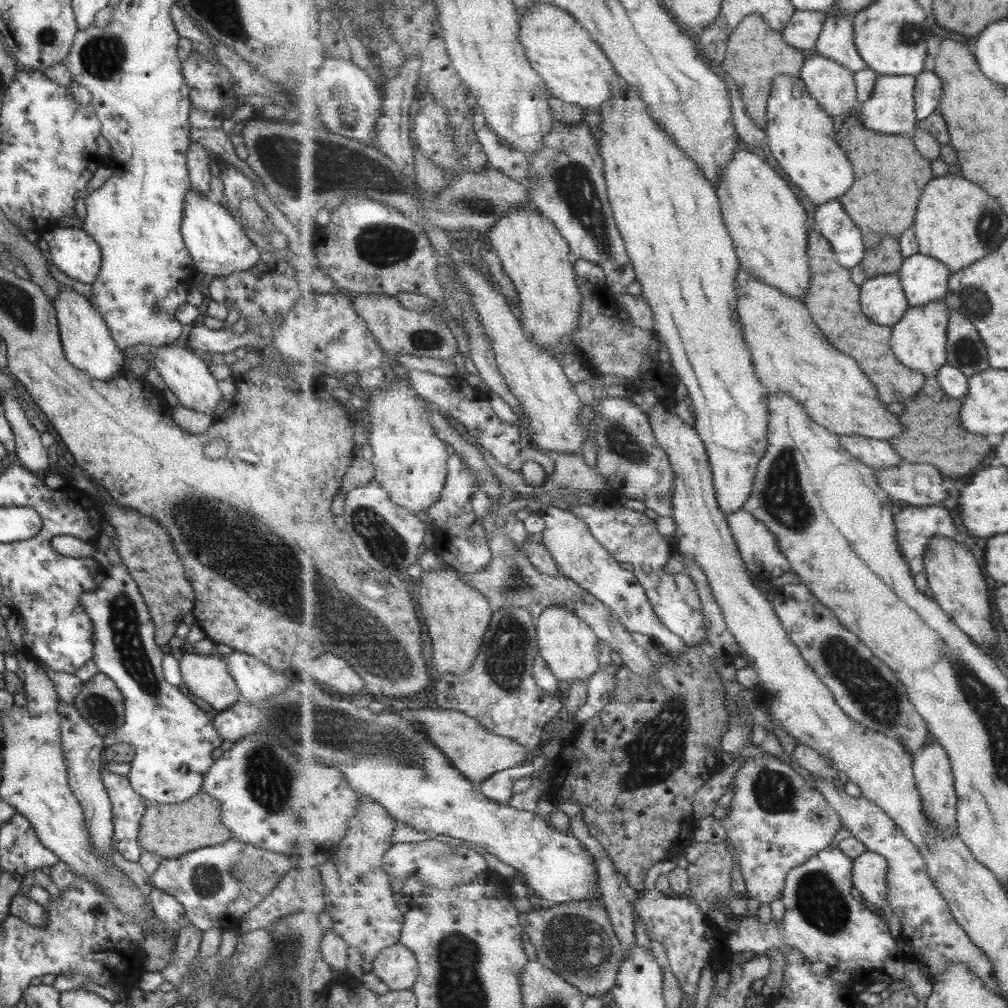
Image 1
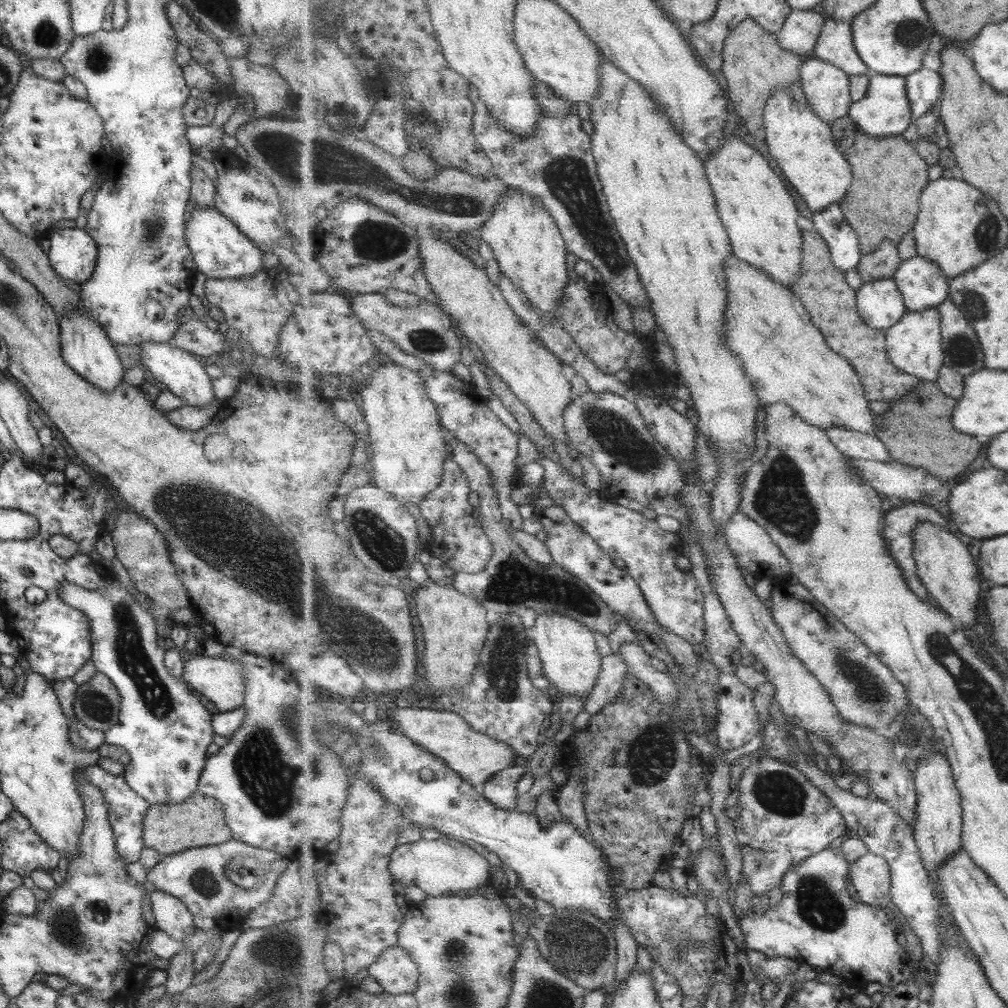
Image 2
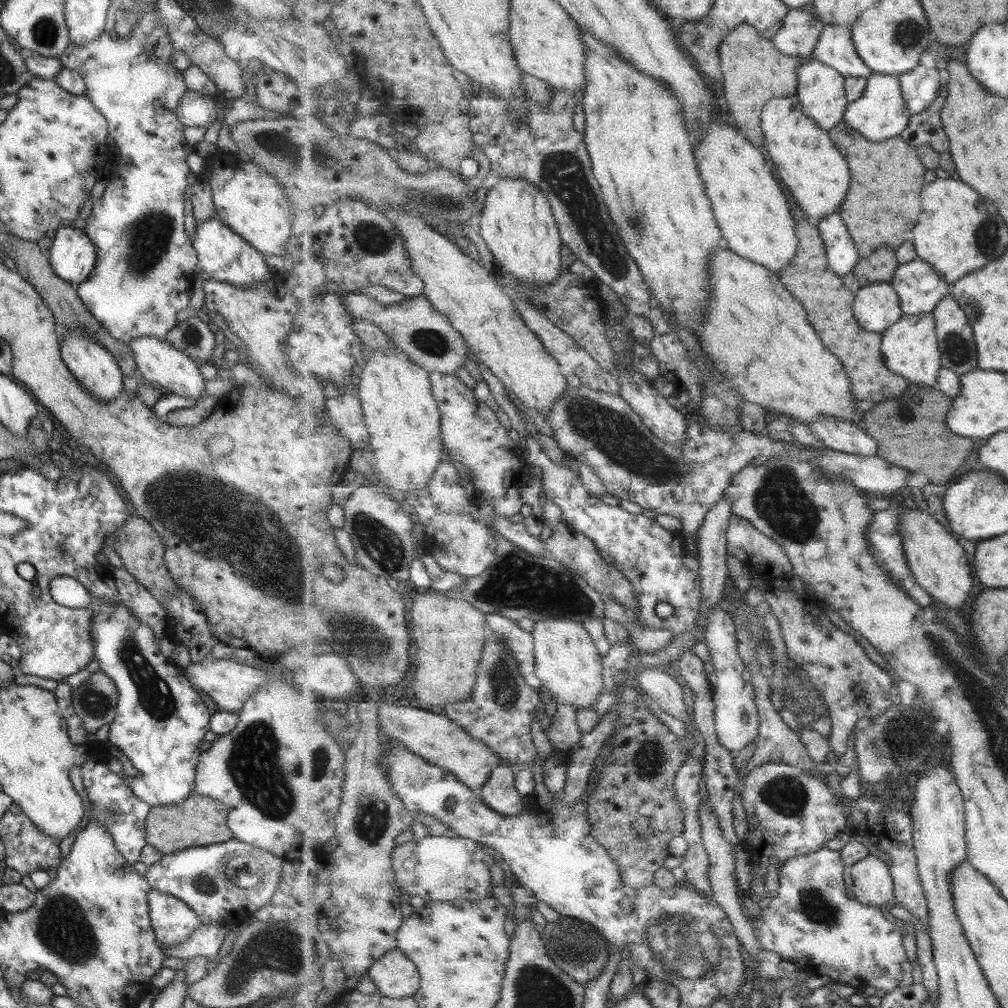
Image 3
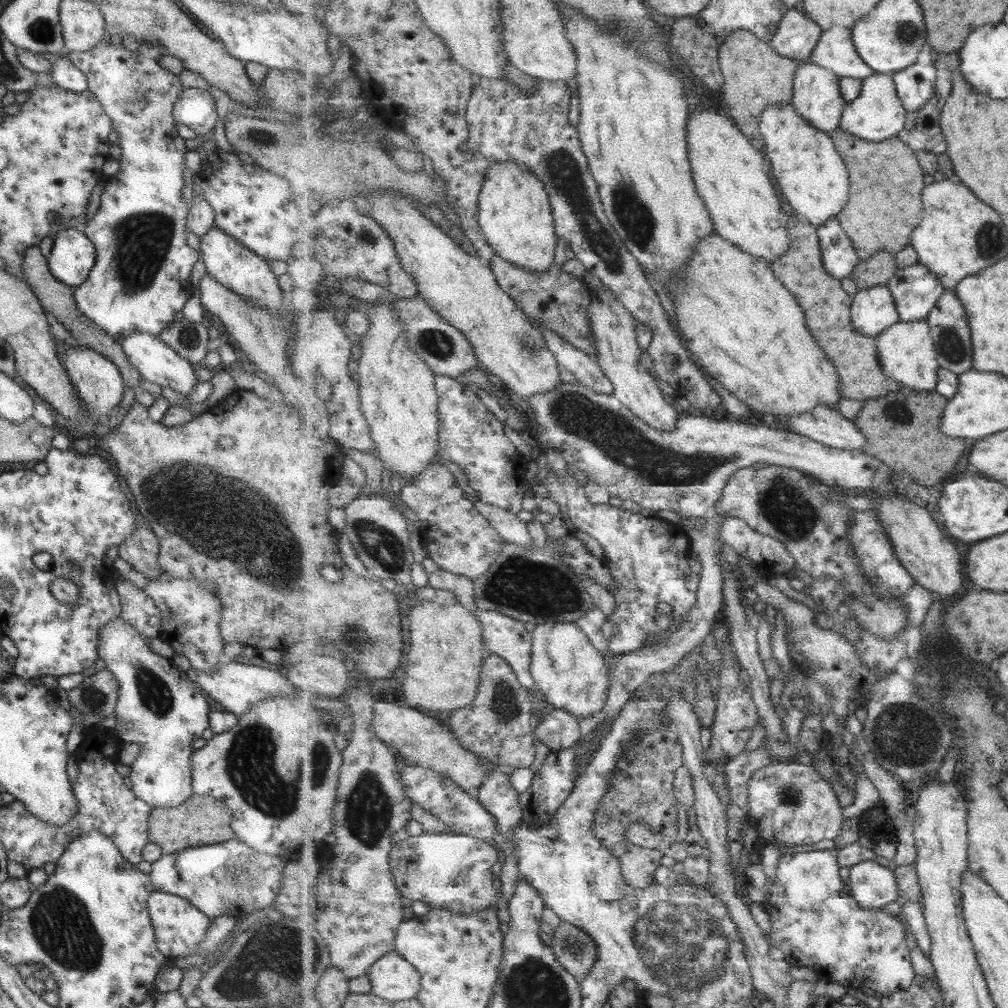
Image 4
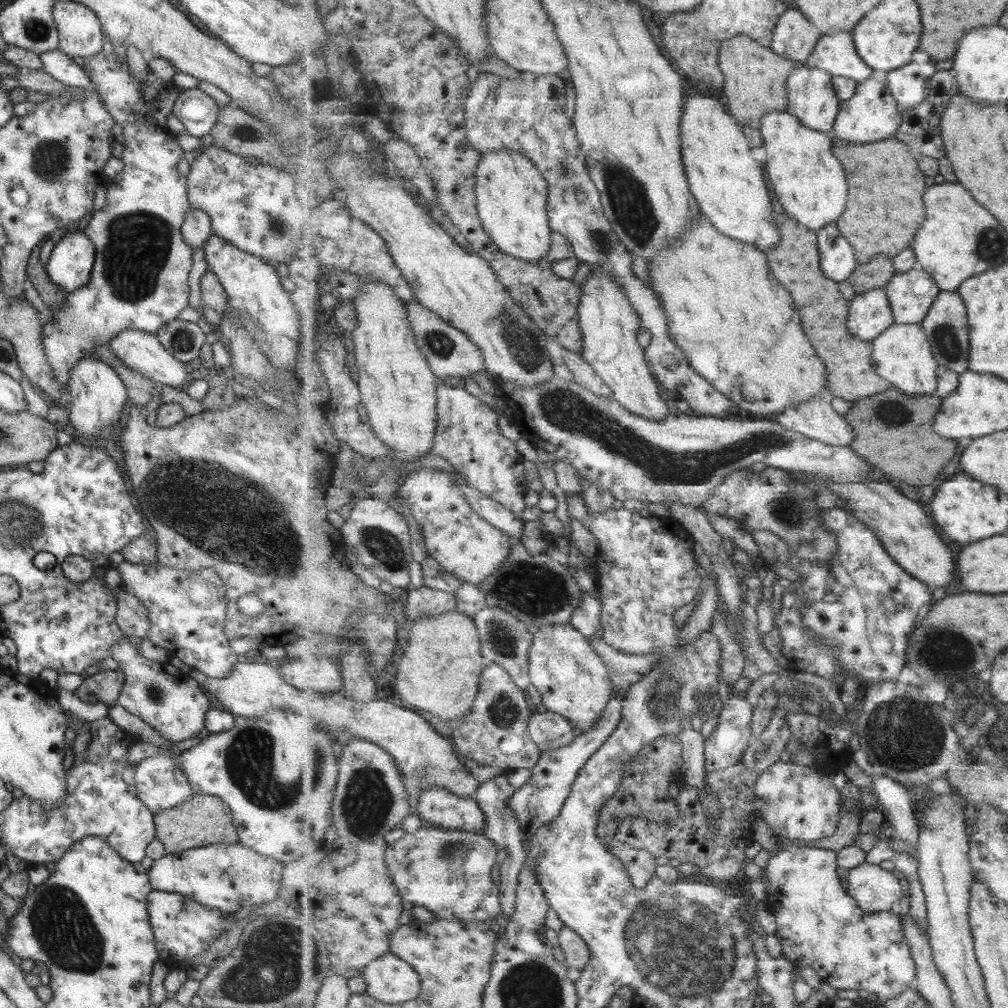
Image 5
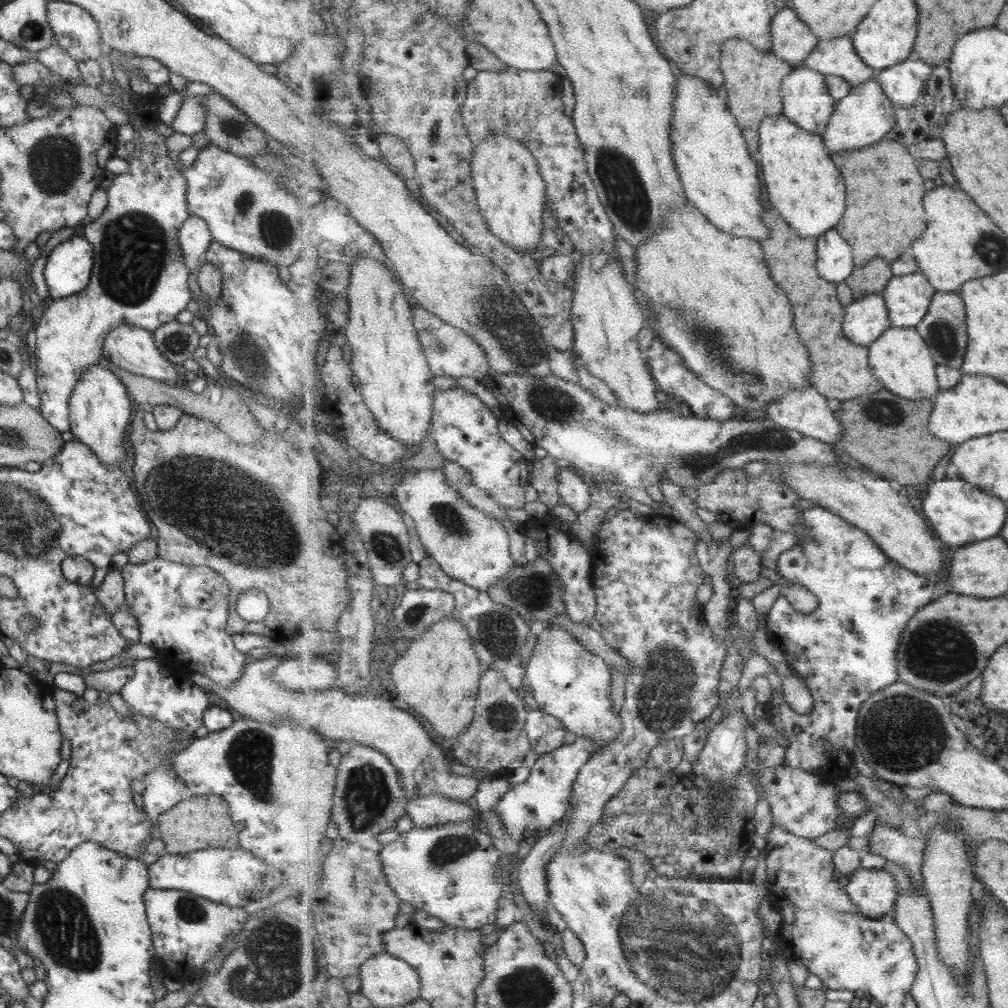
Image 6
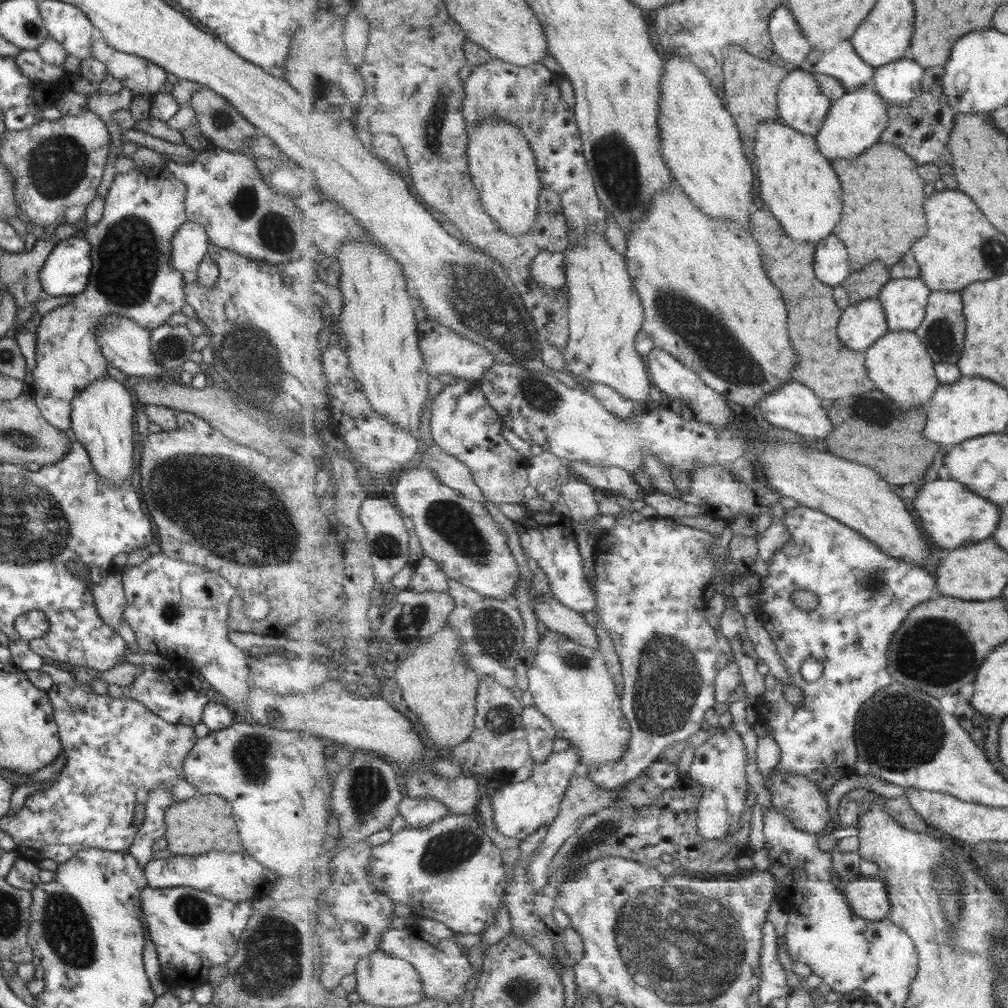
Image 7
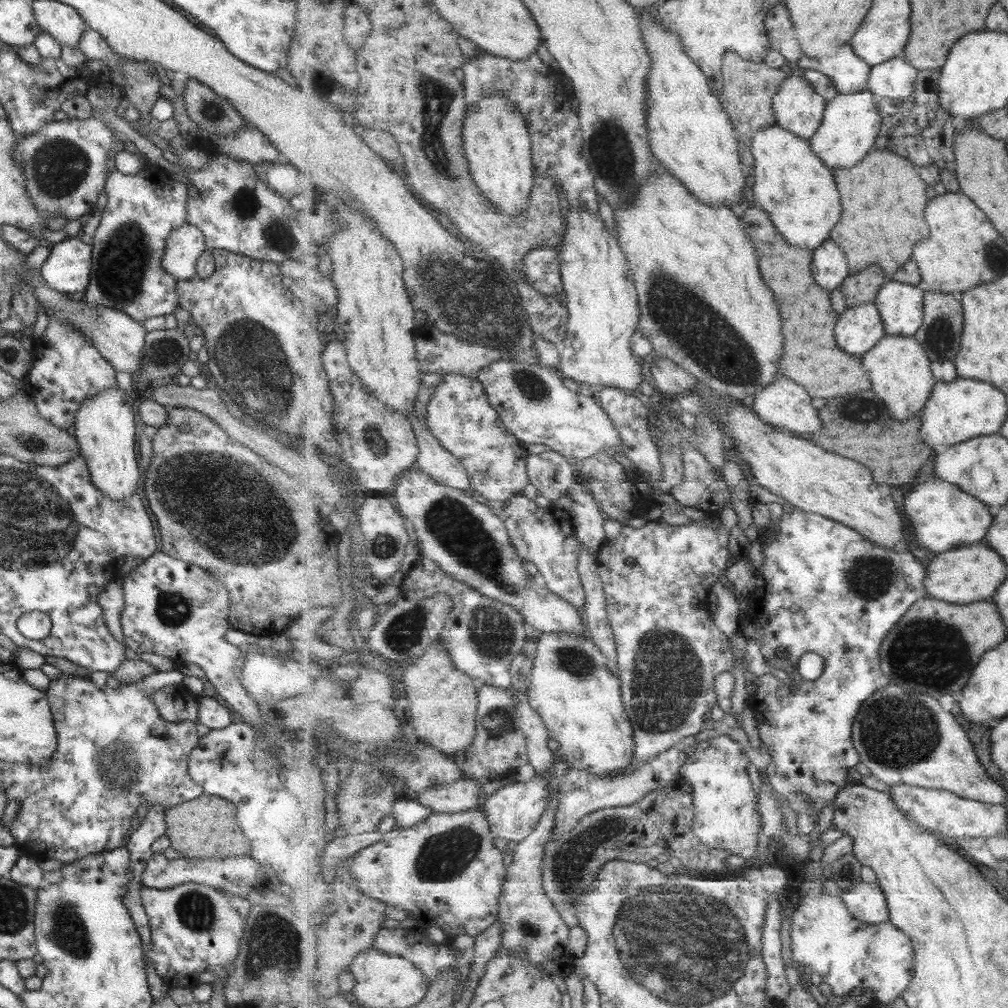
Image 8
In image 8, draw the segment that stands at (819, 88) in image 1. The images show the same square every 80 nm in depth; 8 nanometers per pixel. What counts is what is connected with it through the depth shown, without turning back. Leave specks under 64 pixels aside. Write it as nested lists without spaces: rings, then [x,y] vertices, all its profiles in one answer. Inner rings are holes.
[[[794,68],[773,100],[776,124],[809,140],[820,130],[827,106],[828,101]]]

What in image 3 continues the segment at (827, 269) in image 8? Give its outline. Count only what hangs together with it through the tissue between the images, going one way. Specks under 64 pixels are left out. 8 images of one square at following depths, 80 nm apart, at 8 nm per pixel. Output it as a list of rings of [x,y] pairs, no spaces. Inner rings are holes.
[[[839,212],[830,214],[817,226],[828,249],[828,261],[832,271],[841,277],[854,272],[854,268],[862,257],[857,250],[852,233],[843,224],[841,214]]]

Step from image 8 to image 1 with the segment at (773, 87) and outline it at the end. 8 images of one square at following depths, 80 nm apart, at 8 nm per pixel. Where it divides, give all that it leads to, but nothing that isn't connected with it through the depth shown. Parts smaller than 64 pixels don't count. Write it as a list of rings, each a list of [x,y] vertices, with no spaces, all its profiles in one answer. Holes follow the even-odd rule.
[[[762,14],[746,16],[729,36],[728,50],[721,63],[738,84],[746,113],[751,116],[759,128],[768,126],[768,101],[772,96],[772,88],[780,74],[800,76],[805,64],[805,54],[798,48],[785,42],[782,32],[773,30]]]

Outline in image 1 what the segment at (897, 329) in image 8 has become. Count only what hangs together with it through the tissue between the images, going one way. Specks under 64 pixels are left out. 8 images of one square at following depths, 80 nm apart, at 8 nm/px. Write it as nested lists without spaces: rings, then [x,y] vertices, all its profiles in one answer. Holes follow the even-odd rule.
[[[920,252],[904,258],[900,276],[911,307],[941,301],[948,294],[952,272],[940,260]]]

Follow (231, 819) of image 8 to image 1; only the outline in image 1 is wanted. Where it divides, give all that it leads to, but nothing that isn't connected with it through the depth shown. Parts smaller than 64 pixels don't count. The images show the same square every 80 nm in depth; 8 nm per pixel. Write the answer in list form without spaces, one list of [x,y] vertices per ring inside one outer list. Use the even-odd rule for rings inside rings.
[[[203,792],[177,804],[157,805],[147,802],[138,829],[137,844],[142,851],[153,852],[162,859],[187,854],[204,847],[213,847],[230,840],[230,832],[219,820],[220,807],[217,799]]]

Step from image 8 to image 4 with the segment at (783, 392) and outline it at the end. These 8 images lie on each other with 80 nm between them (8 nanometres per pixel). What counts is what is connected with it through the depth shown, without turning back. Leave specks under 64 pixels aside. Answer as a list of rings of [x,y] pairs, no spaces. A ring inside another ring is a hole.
[[[827,405],[808,413],[791,415],[787,423],[795,433],[831,448],[864,451],[864,446],[869,444],[869,438],[861,433],[853,420],[848,420]]]

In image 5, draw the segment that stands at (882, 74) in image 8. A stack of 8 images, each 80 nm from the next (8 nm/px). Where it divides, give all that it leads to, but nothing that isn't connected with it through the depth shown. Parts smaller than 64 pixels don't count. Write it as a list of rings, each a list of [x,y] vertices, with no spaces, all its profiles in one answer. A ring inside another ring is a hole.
[[[918,50],[916,53],[913,62],[884,74],[902,109],[919,106],[929,98],[930,80],[937,72],[927,52]]]

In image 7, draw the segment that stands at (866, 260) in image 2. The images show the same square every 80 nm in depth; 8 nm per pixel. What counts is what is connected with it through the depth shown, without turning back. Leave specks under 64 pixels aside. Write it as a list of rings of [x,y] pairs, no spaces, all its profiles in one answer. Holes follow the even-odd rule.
[[[877,260],[859,271],[852,272],[842,285],[851,297],[851,302],[860,303],[878,299],[883,287],[891,279],[892,274],[886,264]]]

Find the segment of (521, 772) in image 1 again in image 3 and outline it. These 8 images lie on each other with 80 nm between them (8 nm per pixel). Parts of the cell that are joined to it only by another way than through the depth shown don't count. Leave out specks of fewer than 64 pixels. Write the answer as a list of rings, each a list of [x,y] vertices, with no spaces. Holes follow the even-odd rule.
[[[501,764],[490,772],[489,781],[479,792],[481,799],[493,811],[507,817],[526,812],[521,794],[515,787],[517,770],[510,764]]]

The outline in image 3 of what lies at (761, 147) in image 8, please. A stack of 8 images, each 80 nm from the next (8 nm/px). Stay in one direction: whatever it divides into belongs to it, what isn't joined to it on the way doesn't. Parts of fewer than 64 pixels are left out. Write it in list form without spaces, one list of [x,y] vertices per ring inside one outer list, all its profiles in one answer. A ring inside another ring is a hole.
[[[799,94],[769,101],[762,112],[762,128],[764,144],[774,160],[781,182],[807,214],[810,223],[817,225],[826,216],[837,212],[847,198],[851,170],[846,156],[833,142],[830,131],[821,128],[813,117],[804,113]]]

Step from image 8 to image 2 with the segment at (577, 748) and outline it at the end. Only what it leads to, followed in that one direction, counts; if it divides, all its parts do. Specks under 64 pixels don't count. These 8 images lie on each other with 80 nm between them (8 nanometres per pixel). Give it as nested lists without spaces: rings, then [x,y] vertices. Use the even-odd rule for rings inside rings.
[[[552,612],[538,615],[532,630],[534,643],[544,664],[545,676],[559,692],[558,698],[576,694],[586,701],[600,679],[603,659],[592,629],[576,618]]]

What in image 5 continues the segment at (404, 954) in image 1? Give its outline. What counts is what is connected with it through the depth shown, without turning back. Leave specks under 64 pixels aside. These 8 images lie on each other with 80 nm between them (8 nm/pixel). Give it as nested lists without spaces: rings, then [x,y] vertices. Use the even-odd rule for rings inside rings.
[[[390,950],[365,967],[366,994],[385,1004],[407,1003],[420,997],[422,980],[414,965]]]

